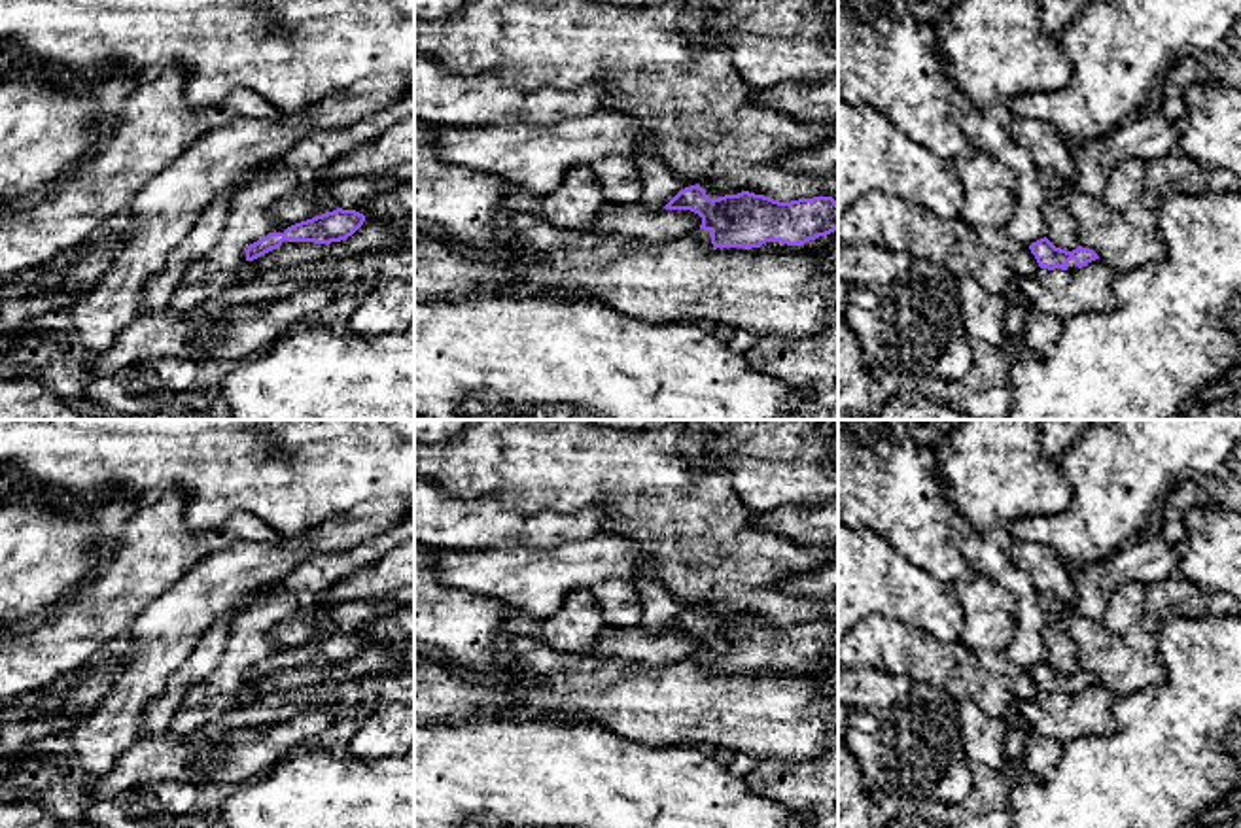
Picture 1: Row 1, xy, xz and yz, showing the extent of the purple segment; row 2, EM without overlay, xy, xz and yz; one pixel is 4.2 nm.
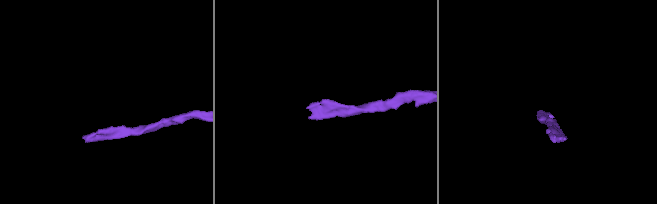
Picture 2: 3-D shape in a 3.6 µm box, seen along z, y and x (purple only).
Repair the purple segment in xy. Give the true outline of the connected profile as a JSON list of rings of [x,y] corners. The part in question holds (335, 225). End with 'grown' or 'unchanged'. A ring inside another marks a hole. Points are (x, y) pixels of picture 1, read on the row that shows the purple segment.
[[[337,208],[312,219],[295,223],[284,233],[269,233],[261,240],[248,246],[246,261],[253,261],[280,248],[284,240],[314,244],[331,244],[346,240],[363,225],[363,221],[365,216],[359,212]]] | unchanged

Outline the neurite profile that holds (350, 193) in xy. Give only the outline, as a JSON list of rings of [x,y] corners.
[[[412,164],[399,166],[380,178],[373,178],[373,176],[344,178],[331,187],[331,198],[337,208],[358,210],[376,195],[392,191],[409,181],[414,181]]]

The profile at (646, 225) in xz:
[[[607,202],[588,233],[626,236],[641,246],[658,246],[700,229],[702,217],[690,210],[649,208]]]

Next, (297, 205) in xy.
[[[301,176],[297,187],[293,187],[286,197],[282,197],[272,210],[272,216],[286,231],[288,227],[322,216],[323,212],[316,206],[314,195],[318,191],[318,176]]]

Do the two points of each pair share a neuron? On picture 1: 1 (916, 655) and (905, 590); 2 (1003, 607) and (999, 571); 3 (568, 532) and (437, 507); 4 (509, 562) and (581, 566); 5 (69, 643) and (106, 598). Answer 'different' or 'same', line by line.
1: different
2: different
3: same
4: same
5: same

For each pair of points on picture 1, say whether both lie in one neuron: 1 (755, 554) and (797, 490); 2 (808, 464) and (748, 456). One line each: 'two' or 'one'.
1: two
2: one

